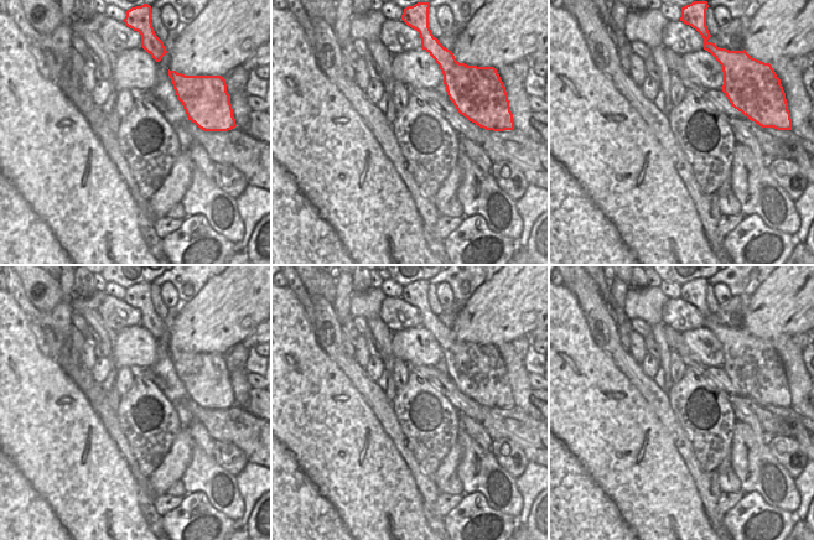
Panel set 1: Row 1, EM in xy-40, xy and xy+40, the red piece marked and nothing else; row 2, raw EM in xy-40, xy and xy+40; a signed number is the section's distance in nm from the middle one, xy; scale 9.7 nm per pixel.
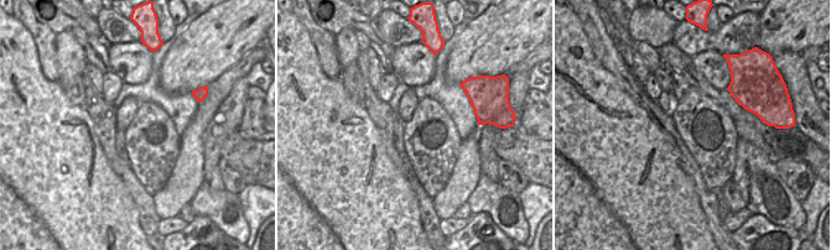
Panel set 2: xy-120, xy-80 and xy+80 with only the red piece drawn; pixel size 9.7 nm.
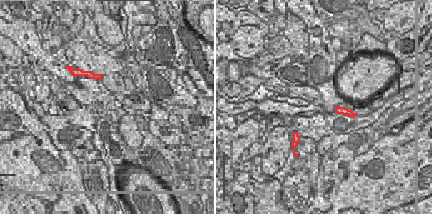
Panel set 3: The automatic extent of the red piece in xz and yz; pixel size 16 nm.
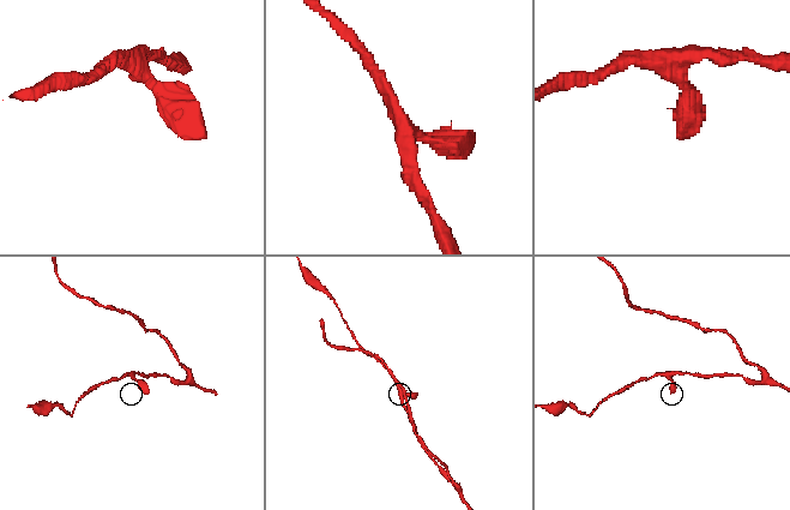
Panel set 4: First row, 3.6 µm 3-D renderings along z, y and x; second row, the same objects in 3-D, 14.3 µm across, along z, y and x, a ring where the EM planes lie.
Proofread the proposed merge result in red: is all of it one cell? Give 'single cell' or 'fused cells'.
single cell

